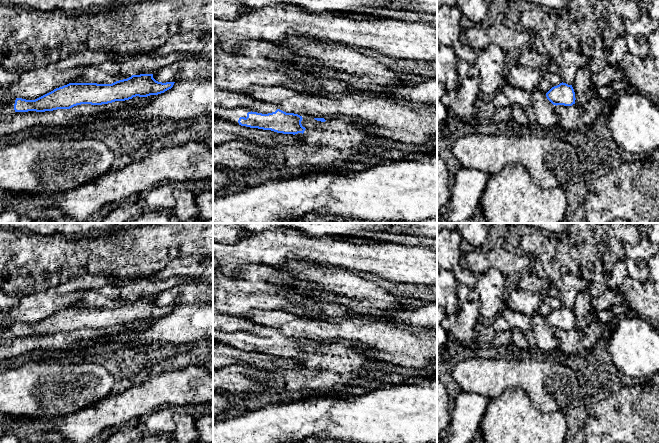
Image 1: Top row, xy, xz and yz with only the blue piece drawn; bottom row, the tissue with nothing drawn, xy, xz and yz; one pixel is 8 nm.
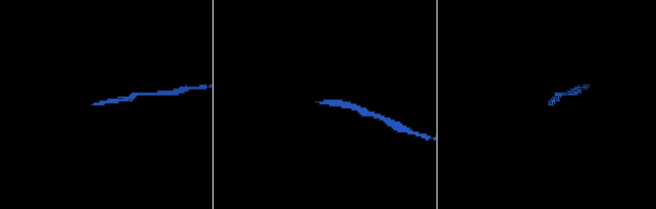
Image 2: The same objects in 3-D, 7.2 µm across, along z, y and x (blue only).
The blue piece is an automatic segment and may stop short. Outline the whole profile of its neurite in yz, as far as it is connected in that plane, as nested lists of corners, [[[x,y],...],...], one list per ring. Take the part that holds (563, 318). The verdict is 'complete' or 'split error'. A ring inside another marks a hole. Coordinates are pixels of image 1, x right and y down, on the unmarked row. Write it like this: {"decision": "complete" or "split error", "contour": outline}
{"decision": "complete", "contour": [[[560,307],[557,310],[552,311],[546,317],[547,323],[553,329],[564,329],[564,330],[572,330],[575,328],[575,316],[572,309],[568,309],[566,307]]]}

